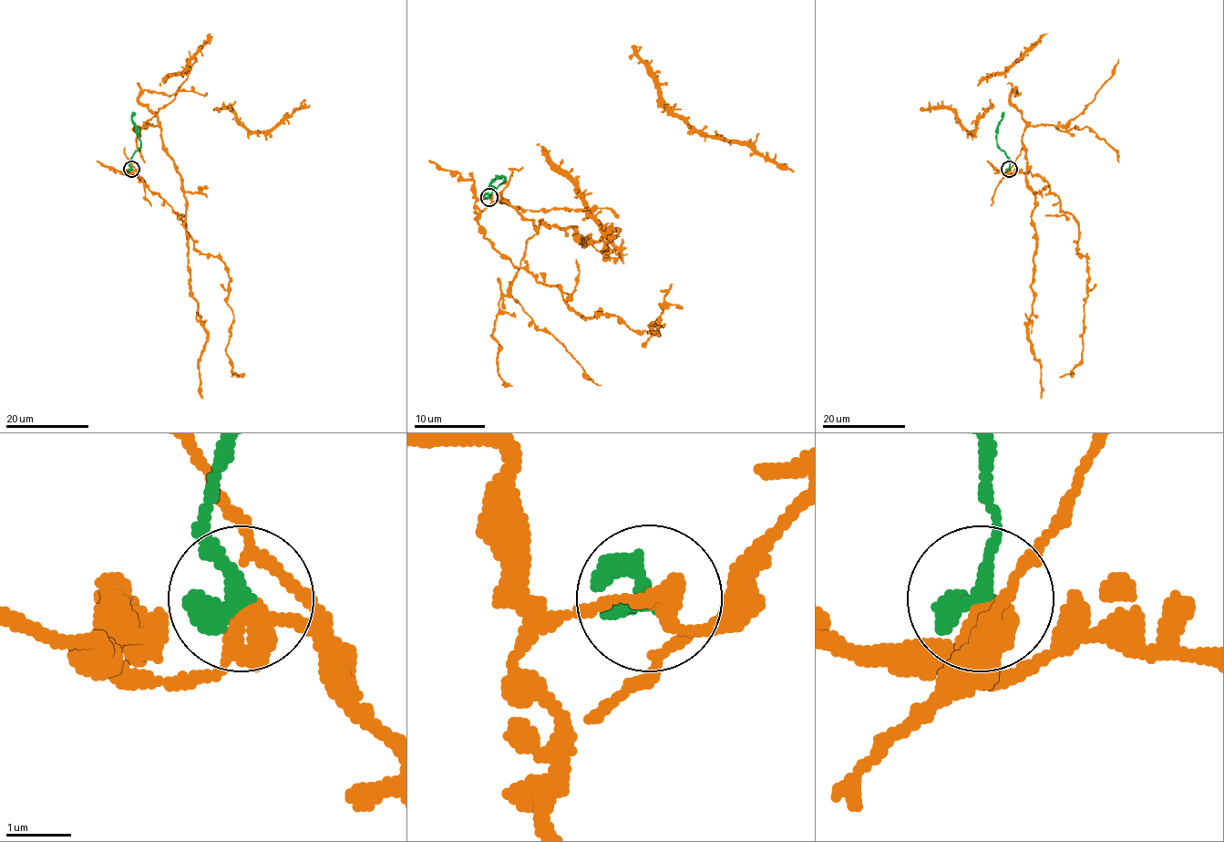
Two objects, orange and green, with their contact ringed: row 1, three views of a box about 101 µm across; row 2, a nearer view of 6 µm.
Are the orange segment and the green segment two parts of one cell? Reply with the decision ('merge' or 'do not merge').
do not merge

